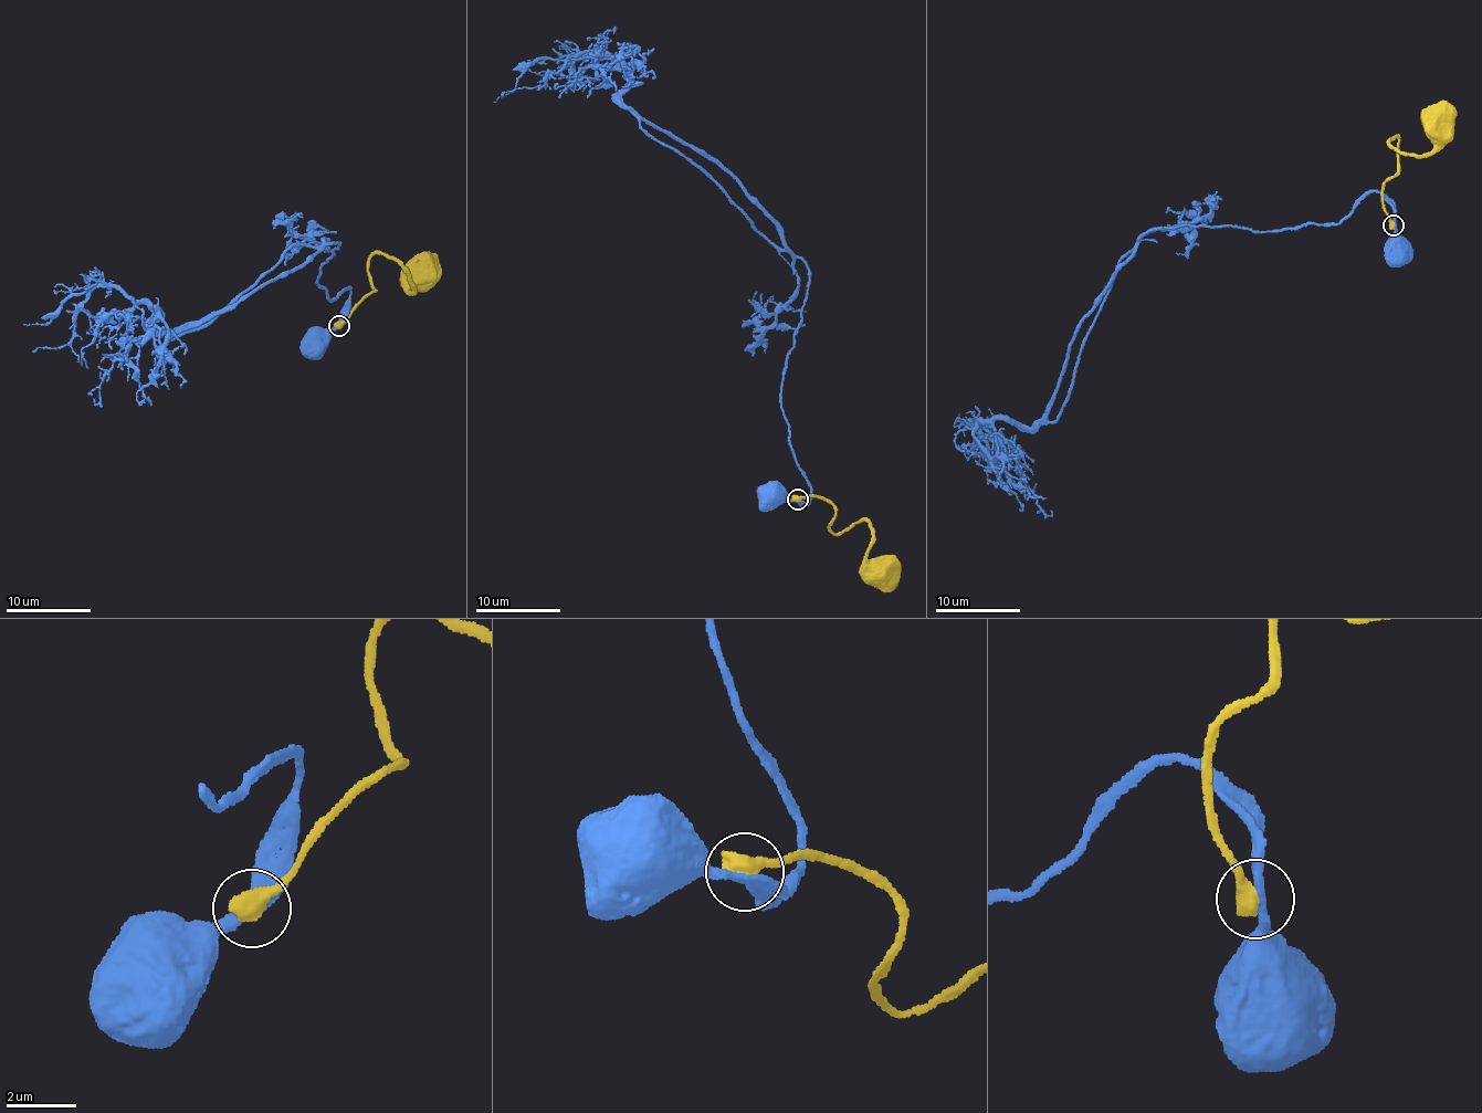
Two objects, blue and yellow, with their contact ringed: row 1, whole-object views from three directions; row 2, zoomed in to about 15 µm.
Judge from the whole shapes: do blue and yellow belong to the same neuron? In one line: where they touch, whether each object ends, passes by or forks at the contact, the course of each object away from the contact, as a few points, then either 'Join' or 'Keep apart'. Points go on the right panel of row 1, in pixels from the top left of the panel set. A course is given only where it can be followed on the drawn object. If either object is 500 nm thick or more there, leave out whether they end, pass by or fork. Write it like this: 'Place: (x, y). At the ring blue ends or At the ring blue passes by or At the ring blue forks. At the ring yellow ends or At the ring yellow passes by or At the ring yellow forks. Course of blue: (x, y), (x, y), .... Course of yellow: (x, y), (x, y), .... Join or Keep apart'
Place: (1394, 224). Course of blue: (1394, 224), (1394, 253). Course of yellow: (1394, 224), (1381, 188), (1397, 174), (1399, 138), (1389, 145), (1425, 156), (1435, 147), (1435, 128). Keep apart

